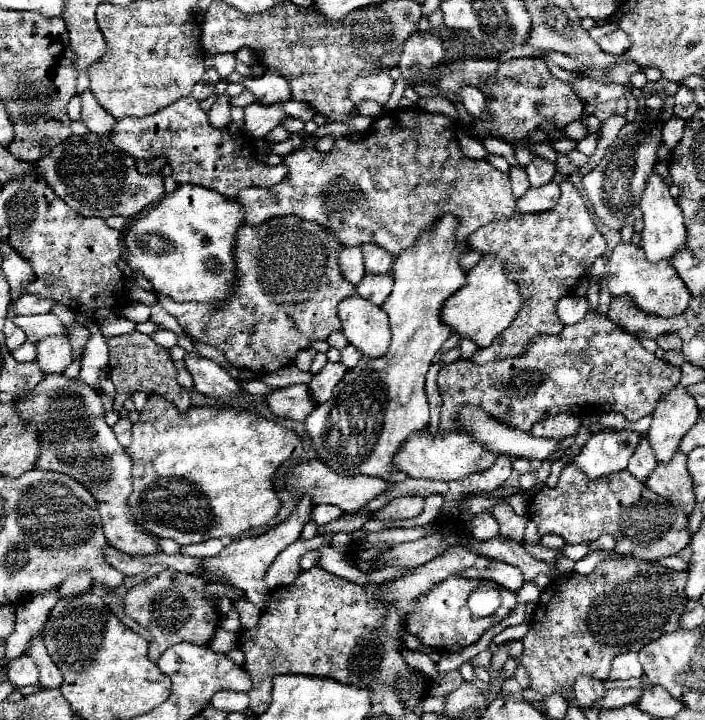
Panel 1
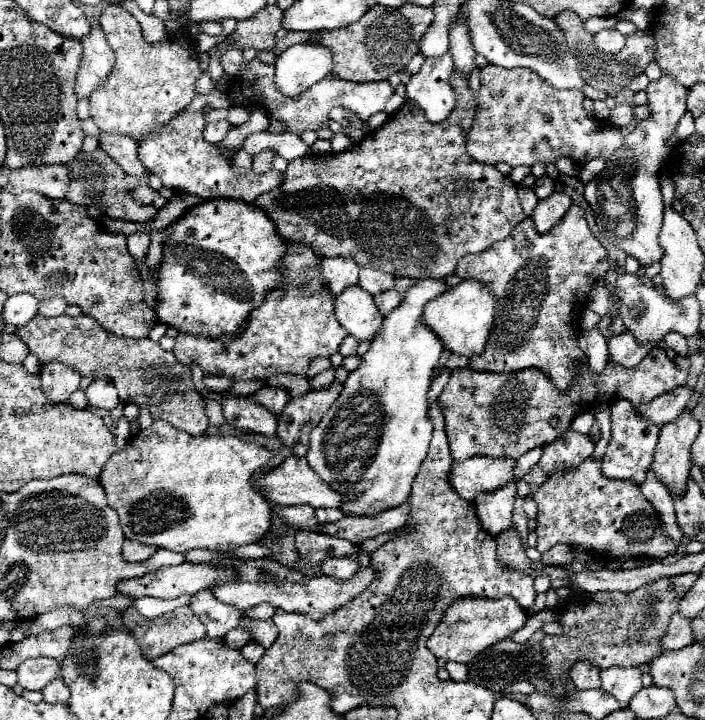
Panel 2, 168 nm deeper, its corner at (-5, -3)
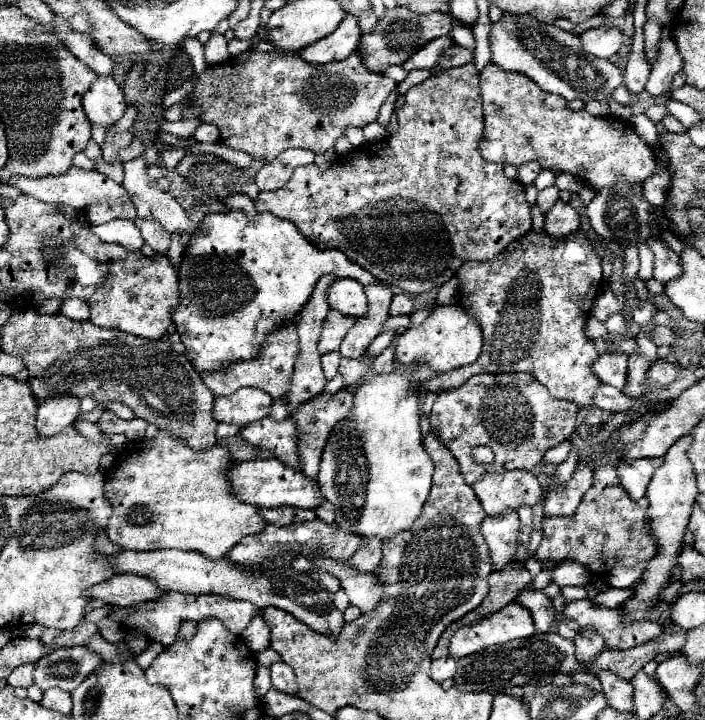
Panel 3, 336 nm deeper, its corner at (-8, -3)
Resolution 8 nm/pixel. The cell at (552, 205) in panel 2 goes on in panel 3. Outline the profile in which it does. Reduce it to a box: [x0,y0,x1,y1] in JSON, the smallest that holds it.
[544,200,580,238]

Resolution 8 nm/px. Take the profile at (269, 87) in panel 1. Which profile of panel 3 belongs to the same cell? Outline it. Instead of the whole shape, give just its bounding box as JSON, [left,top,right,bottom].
[298,14,360,64]

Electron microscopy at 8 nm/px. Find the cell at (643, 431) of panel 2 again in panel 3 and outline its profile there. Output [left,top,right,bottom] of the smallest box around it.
[616,458,662,500]

